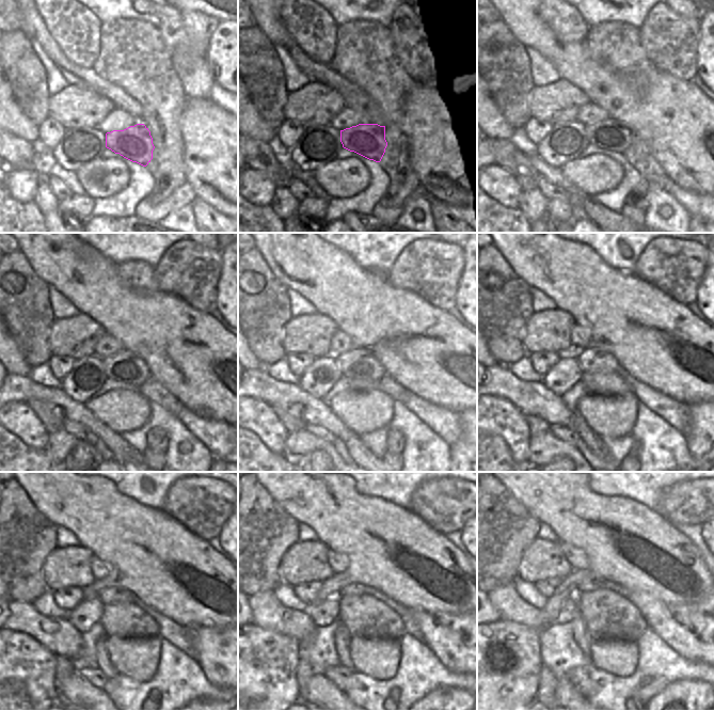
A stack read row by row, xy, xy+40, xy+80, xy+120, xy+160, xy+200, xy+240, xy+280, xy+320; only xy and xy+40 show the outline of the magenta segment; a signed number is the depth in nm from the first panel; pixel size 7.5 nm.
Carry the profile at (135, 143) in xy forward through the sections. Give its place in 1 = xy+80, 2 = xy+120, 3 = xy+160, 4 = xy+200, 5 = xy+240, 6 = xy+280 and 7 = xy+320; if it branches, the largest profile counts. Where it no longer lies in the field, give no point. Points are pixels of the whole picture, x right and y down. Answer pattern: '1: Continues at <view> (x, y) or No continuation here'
1: Continues at xy+80 (609, 136)
2: Continues at xy+120 (125, 367)
3: Continues at xy+160 (358, 363)
4: Continues at xy+200 (591, 360)
5: Continues at xy+240 (112, 595)
6: Continues at xy+280 (355, 588)
7: Continues at xy+320 (596, 582).

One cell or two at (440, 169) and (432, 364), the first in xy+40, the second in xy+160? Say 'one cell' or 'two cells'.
one cell

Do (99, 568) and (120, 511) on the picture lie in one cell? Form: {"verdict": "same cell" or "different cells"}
{"verdict": "different cells"}

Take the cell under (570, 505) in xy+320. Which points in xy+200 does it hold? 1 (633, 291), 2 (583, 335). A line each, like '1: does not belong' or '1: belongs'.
1: belongs
2: does not belong

